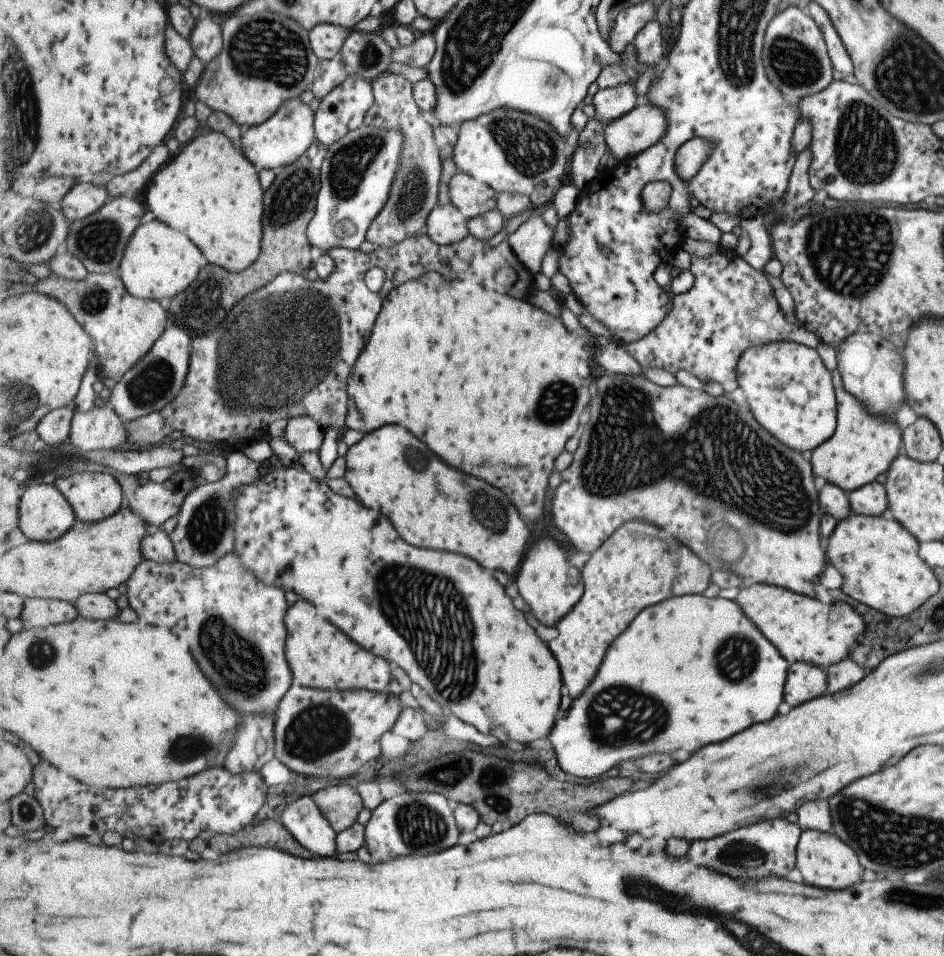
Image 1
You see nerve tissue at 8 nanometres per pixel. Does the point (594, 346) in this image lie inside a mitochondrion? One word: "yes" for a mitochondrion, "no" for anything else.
no

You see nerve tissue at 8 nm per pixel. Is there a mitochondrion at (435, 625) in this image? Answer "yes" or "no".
yes

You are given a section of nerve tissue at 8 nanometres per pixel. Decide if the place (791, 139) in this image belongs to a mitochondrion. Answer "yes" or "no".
no

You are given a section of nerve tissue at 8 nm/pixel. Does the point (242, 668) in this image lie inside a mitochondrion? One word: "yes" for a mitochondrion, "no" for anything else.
yes

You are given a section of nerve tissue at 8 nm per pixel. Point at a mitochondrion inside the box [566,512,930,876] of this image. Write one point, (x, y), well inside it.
(613, 720)

